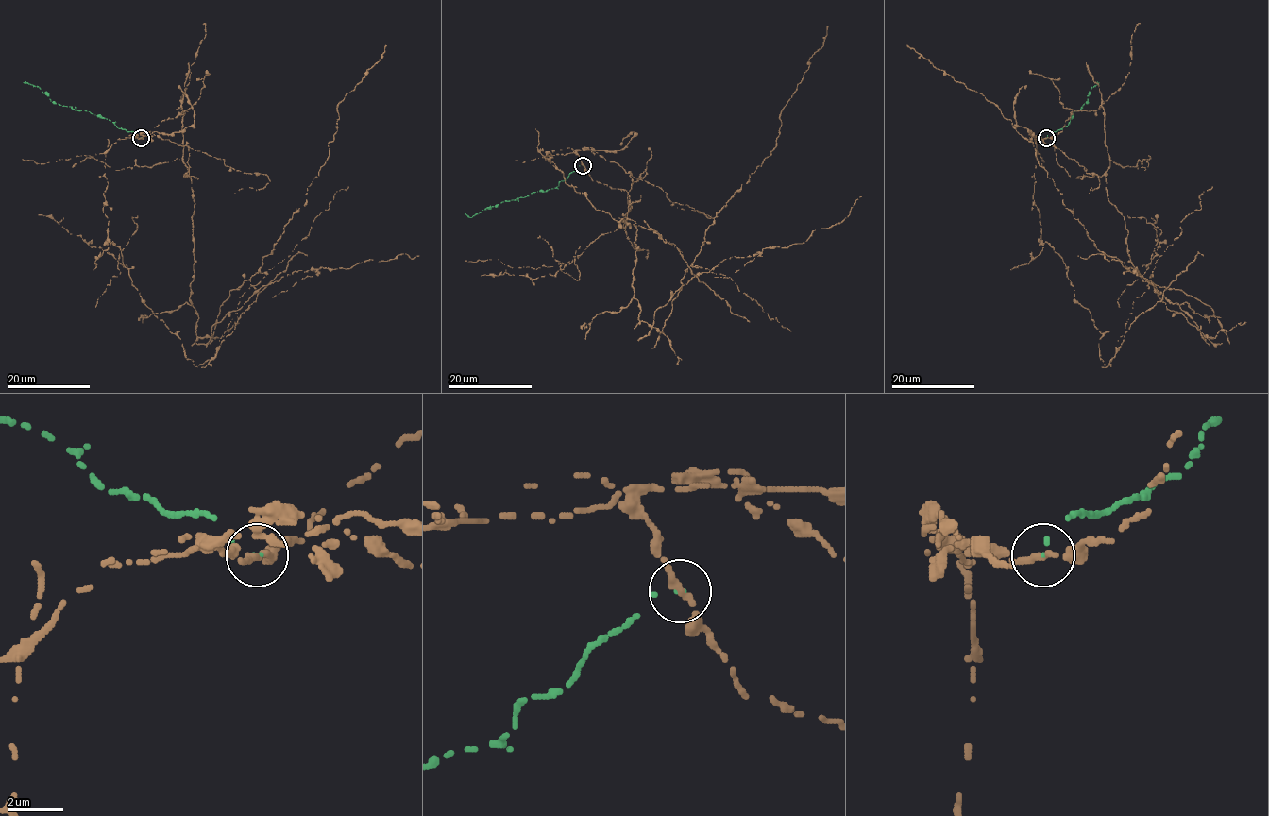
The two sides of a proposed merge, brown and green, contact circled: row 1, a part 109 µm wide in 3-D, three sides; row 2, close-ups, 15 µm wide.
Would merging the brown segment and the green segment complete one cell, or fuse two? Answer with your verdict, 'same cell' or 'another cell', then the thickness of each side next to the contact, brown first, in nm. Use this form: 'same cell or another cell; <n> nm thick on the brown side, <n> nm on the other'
another cell; 240 nm thick on the brown side, 100 nm on the other

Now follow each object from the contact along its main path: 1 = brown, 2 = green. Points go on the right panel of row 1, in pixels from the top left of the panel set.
1: (1047, 137), (1074, 110), (1103, 109), (1107, 197), (1130, 261), (1207, 337), (1096, 248), (995, 104), (906, 44)
2: (1047, 137), (1051, 131), (1061, 129), (1073, 118), (1073, 113), (1086, 103), (1091, 87), (1099, 83), (1094, 82)

